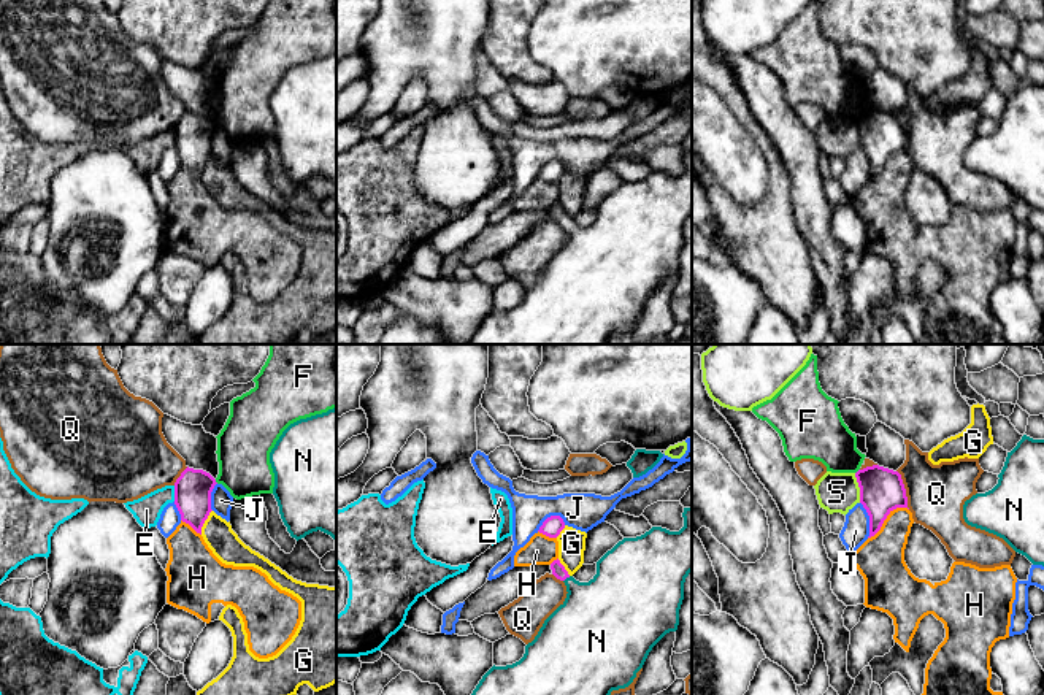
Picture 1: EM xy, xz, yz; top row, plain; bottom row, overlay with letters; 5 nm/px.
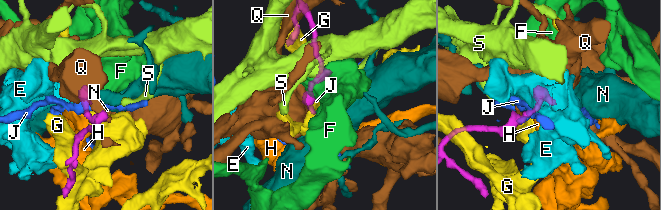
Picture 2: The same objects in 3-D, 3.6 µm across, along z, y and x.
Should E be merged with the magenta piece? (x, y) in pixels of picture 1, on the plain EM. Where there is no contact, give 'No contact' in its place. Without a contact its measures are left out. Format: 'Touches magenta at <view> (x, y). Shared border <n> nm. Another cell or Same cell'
Touches magenta at xy (175, 138). Shared border 80 nm. Another cell

